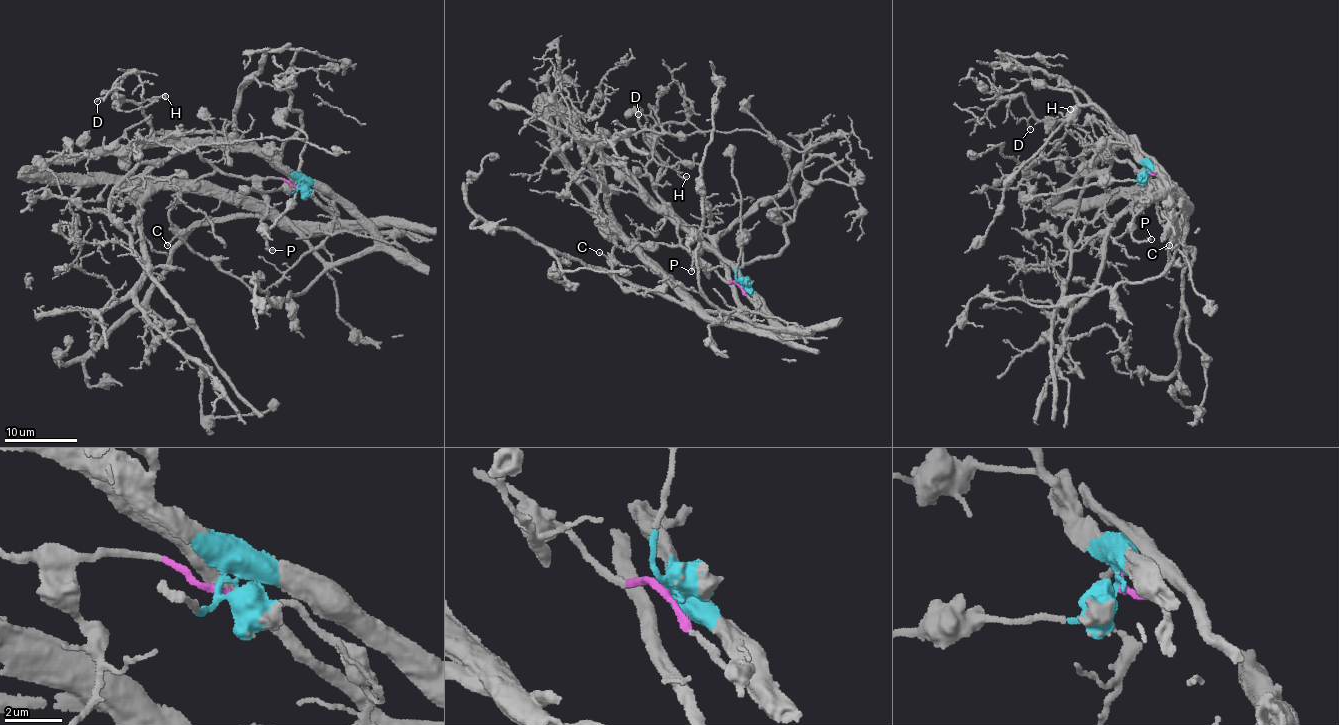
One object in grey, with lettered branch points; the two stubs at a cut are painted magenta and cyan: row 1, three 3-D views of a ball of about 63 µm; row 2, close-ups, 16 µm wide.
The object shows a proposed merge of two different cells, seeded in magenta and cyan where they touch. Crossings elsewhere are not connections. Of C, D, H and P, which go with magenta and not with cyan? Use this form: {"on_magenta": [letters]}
{"on_magenta": ["C", "P"]}

